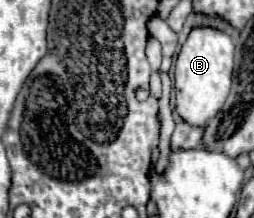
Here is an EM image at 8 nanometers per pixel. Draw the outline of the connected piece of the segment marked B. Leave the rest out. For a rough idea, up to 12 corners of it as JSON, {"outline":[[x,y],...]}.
{"outline":[[193,28],[175,62],[177,112],[207,124],[227,100],[235,46]]}

